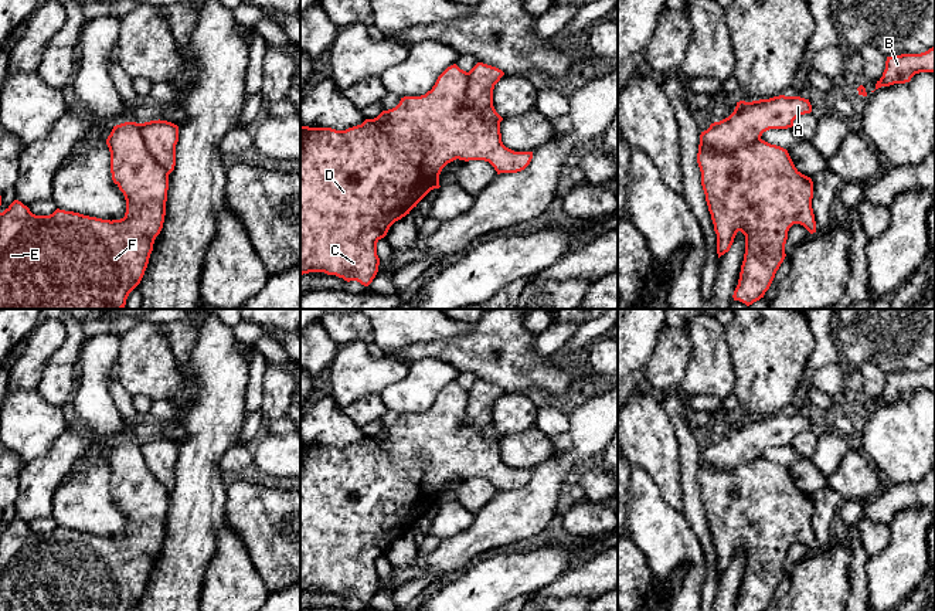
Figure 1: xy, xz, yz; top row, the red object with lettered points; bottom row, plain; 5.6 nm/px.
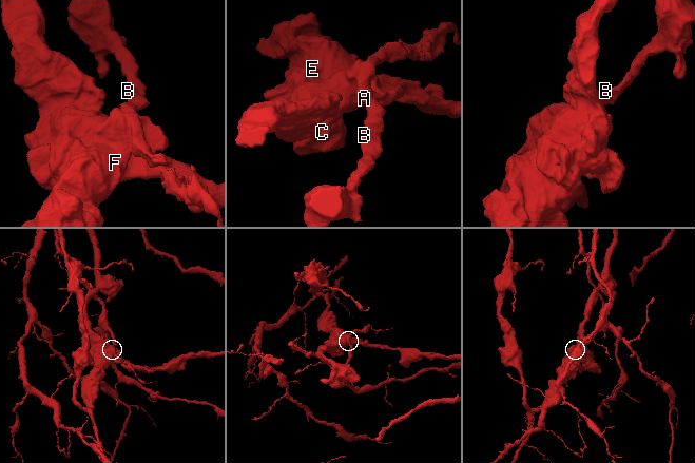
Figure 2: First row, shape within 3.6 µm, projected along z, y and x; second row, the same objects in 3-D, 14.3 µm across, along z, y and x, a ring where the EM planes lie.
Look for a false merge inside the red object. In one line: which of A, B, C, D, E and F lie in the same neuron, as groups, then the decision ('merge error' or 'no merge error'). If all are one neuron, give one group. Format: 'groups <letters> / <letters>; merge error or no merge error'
groups A B C D E F; no merge error

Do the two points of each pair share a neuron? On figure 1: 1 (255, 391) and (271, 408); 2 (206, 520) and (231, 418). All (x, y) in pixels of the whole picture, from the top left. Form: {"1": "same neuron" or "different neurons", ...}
{"1": "different neurons", "2": "same neuron"}

